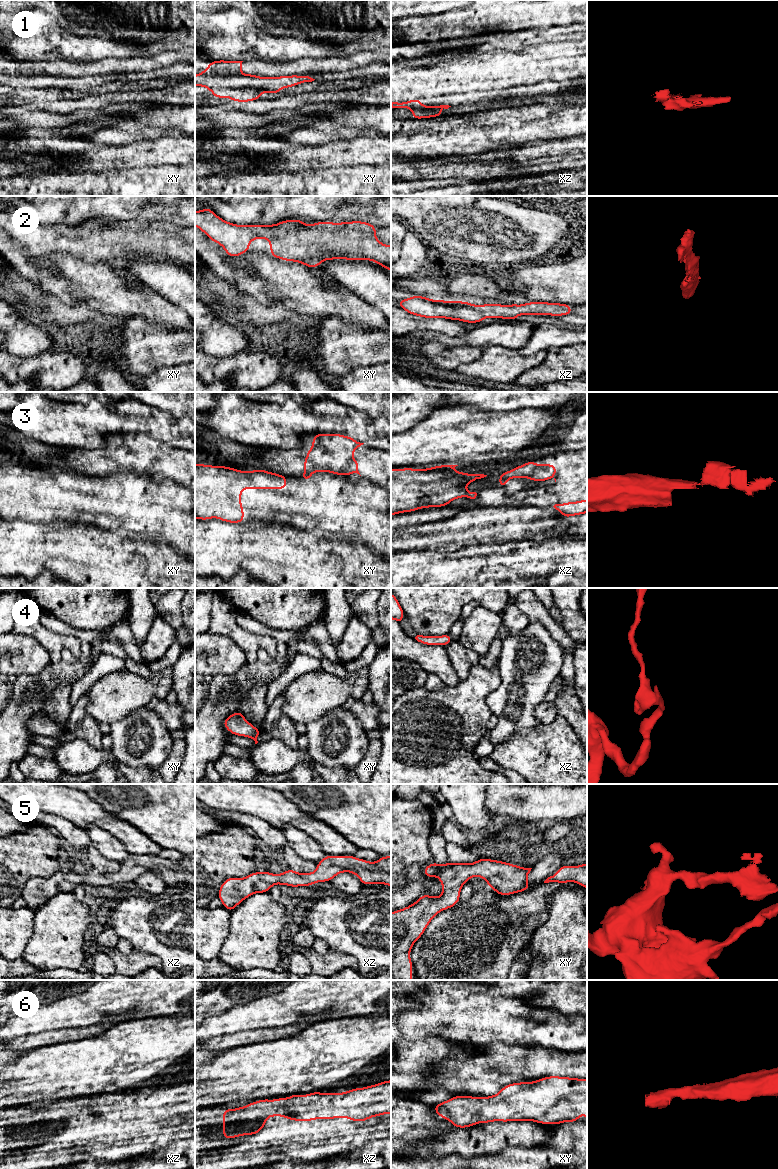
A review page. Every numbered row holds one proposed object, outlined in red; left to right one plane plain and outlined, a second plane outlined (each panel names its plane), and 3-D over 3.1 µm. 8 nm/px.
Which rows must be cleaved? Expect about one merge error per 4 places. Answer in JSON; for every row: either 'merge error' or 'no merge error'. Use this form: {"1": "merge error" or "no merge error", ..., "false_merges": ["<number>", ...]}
{"1": "merge error", "2": "no merge error", "3": "merge error", "4": "no merge error", "5": "no merge error", "6": "no merge error", "false_merges": ["1", "3"]}

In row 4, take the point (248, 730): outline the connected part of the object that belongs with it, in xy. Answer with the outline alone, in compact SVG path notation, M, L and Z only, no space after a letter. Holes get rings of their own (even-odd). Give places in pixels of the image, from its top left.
M241 711L229 715L223 722L223 726L233 735L251 738L258 743L257 737L262 730L254 727L245 719Z

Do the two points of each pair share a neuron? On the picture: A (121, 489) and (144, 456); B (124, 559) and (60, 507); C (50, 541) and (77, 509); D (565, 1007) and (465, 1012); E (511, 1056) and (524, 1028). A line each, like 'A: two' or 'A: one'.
A: two
B: two
C: two
D: two
E: two

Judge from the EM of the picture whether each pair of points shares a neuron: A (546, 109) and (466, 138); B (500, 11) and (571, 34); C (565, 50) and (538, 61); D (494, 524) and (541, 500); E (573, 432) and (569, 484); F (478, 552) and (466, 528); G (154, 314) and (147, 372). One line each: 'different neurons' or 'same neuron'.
A: same neuron
B: different neurons
C: same neuron
D: different neurons
E: different neurons
F: different neurons
G: different neurons

